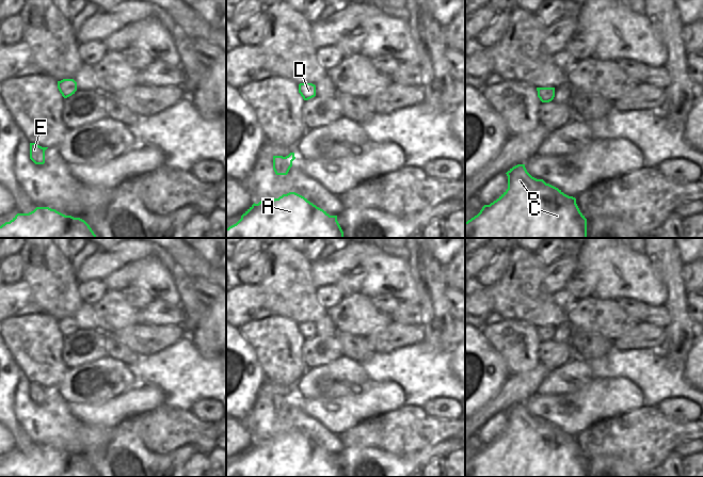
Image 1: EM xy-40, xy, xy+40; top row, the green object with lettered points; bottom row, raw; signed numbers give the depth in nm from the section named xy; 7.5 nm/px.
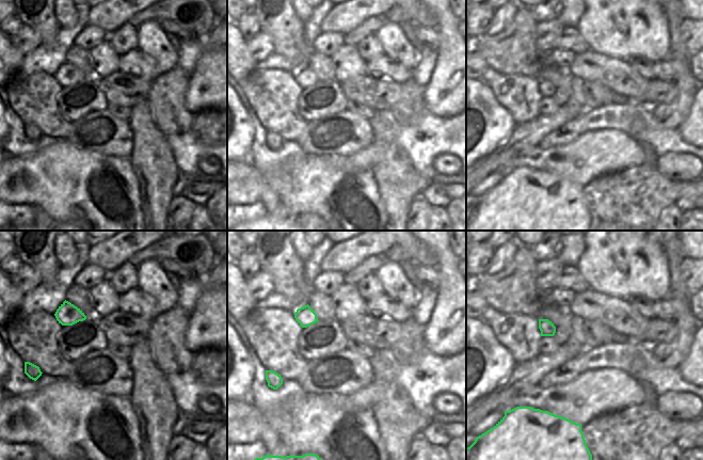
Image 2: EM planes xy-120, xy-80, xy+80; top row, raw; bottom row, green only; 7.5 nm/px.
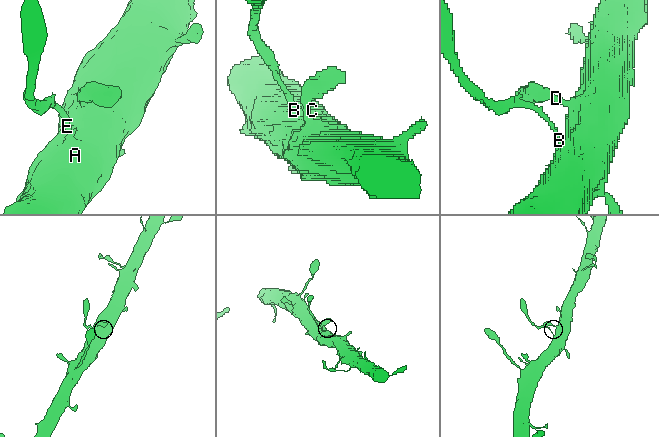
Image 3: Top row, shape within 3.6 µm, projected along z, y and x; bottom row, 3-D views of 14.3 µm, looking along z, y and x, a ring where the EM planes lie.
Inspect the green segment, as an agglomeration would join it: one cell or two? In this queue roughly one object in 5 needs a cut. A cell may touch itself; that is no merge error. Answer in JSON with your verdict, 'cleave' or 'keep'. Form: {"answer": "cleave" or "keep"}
{"answer": "keep"}

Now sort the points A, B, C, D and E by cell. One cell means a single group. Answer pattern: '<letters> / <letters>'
A B C D E

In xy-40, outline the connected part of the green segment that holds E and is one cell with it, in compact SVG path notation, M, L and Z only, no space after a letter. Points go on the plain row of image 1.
M30 382L30 398L35 403L44 403L45 402L45 389L48 386L42 386L35 382Z

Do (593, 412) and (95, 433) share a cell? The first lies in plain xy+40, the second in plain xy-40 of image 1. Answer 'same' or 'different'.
different

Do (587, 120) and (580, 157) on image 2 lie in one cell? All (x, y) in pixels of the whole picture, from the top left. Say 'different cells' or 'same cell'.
different cells

